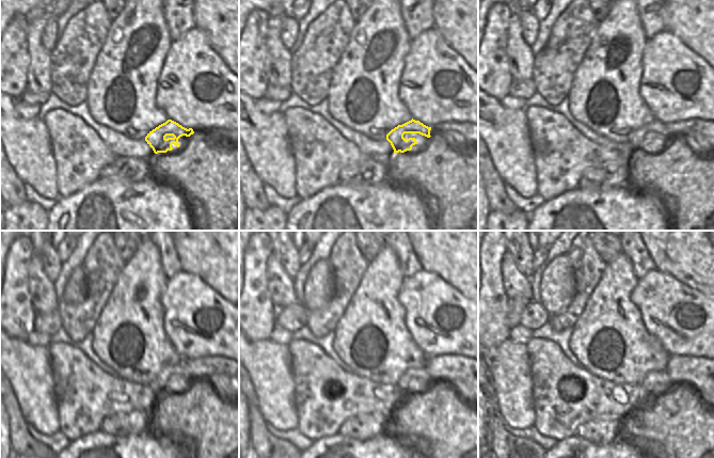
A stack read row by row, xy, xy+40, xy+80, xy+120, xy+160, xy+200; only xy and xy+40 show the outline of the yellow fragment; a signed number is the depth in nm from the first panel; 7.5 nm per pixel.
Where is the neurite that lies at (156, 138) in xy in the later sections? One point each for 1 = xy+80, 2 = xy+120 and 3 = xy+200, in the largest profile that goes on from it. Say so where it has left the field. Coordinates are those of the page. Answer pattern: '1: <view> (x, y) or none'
1: xy+80 (638, 139)
2: xy+120 (172, 379)
3: xy+200 (655, 382)

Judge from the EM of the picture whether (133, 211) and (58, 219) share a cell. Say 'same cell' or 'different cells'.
same cell

